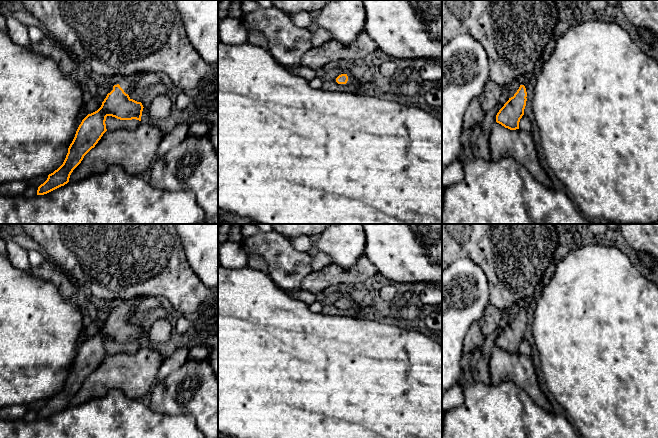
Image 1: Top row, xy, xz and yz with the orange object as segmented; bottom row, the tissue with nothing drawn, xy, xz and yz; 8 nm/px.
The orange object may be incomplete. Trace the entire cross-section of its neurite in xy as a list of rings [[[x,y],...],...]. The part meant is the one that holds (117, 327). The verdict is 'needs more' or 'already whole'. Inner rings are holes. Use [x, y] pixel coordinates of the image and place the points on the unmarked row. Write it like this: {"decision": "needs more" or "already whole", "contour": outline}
{"decision": "needs more", "contour": [[[141,298],[125,300],[114,309],[101,331],[88,338],[79,349],[75,361],[68,372],[63,388],[48,399],[47,404],[38,411],[37,419],[47,418],[69,406],[73,394],[81,387],[84,380],[95,371],[106,353],[106,341],[120,344],[136,343],[141,345],[143,329],[129,321]]]}

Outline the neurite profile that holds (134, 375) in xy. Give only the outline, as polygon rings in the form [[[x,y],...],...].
[[[146,347],[134,354],[106,355],[73,394],[69,406],[100,398],[110,389],[118,389],[132,400],[141,400],[154,386],[163,361],[157,350]]]

